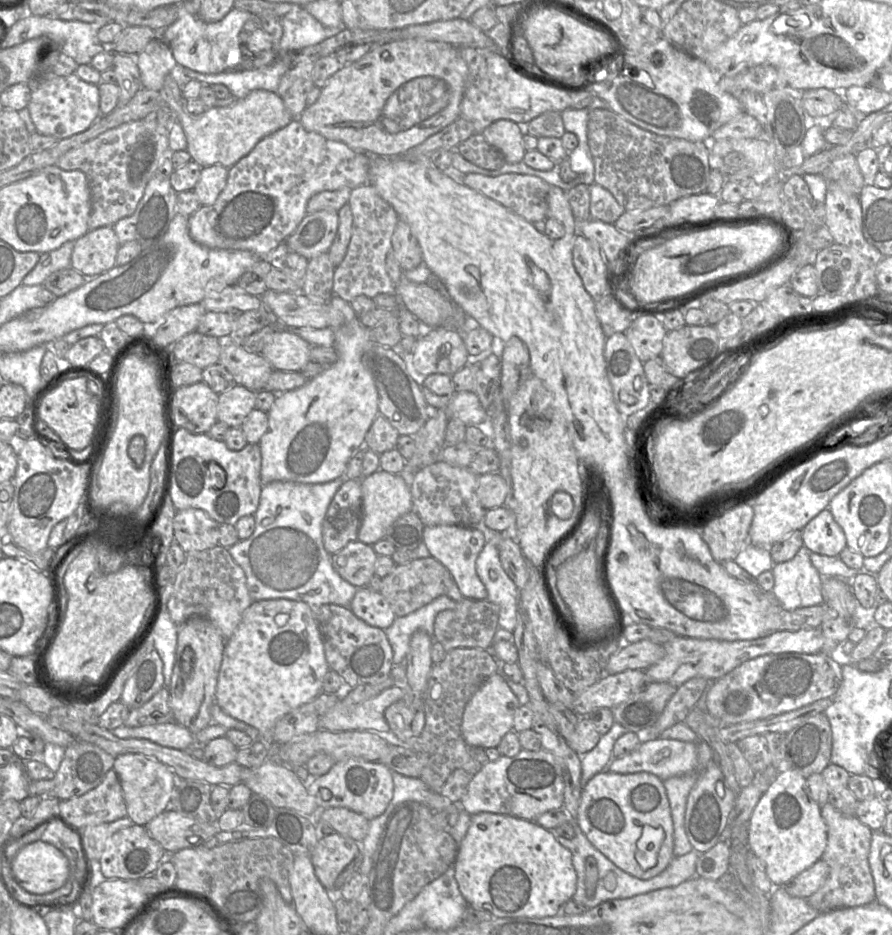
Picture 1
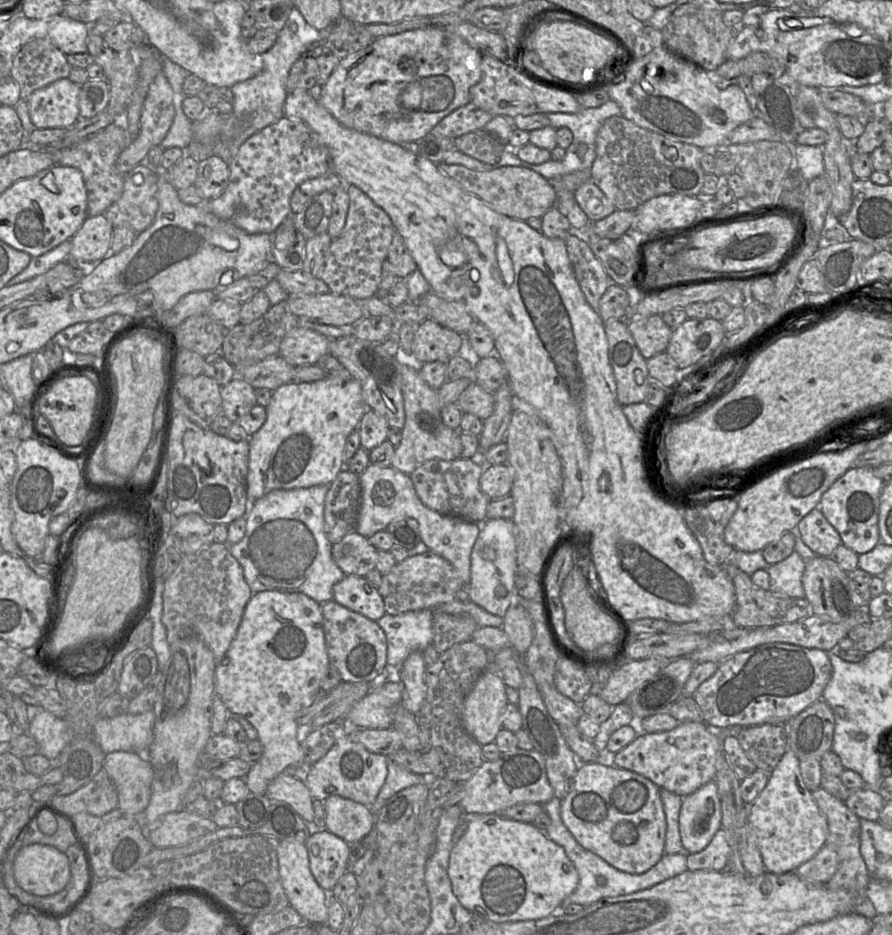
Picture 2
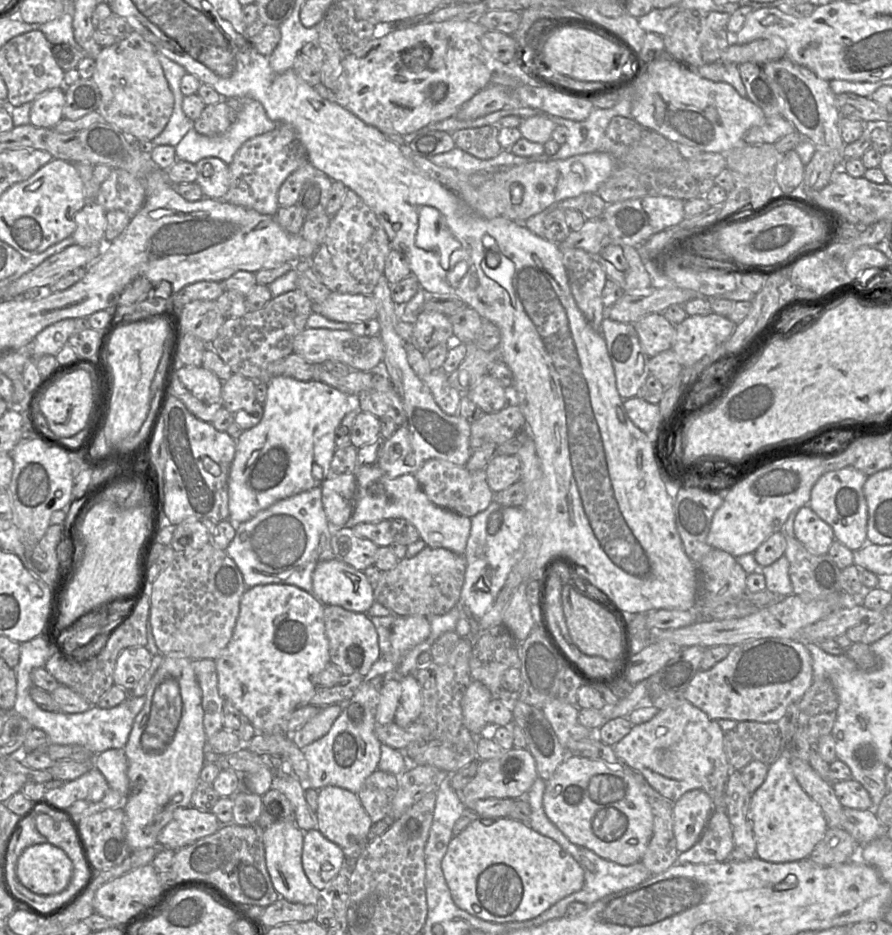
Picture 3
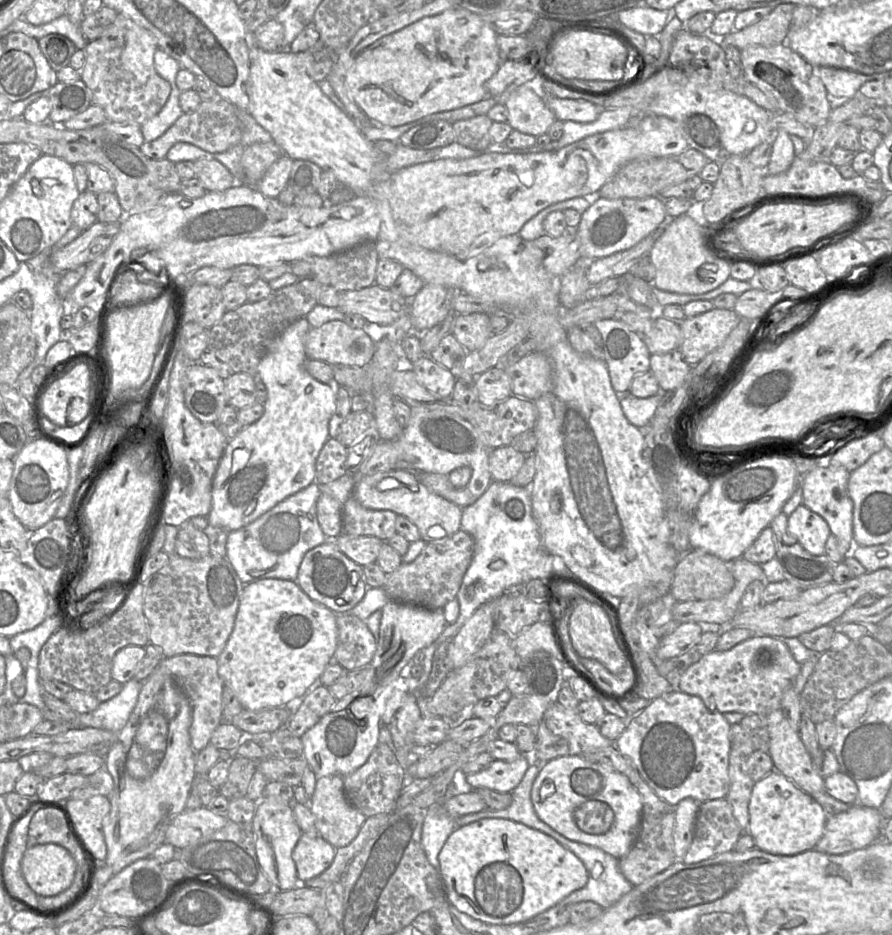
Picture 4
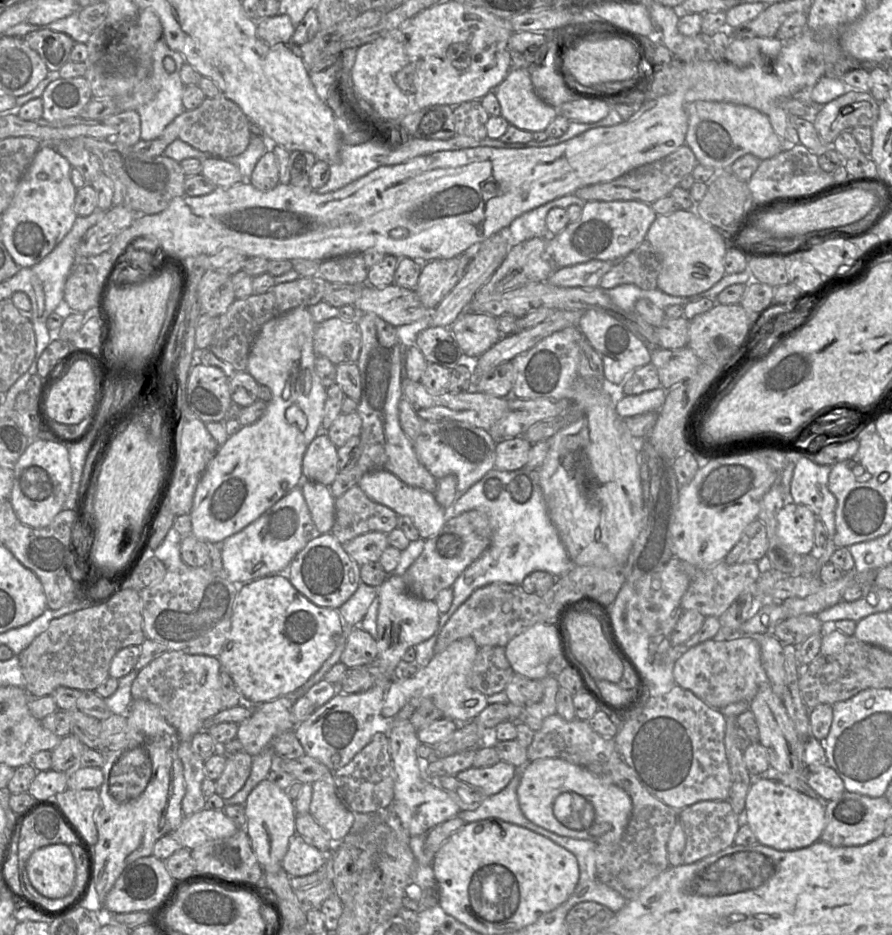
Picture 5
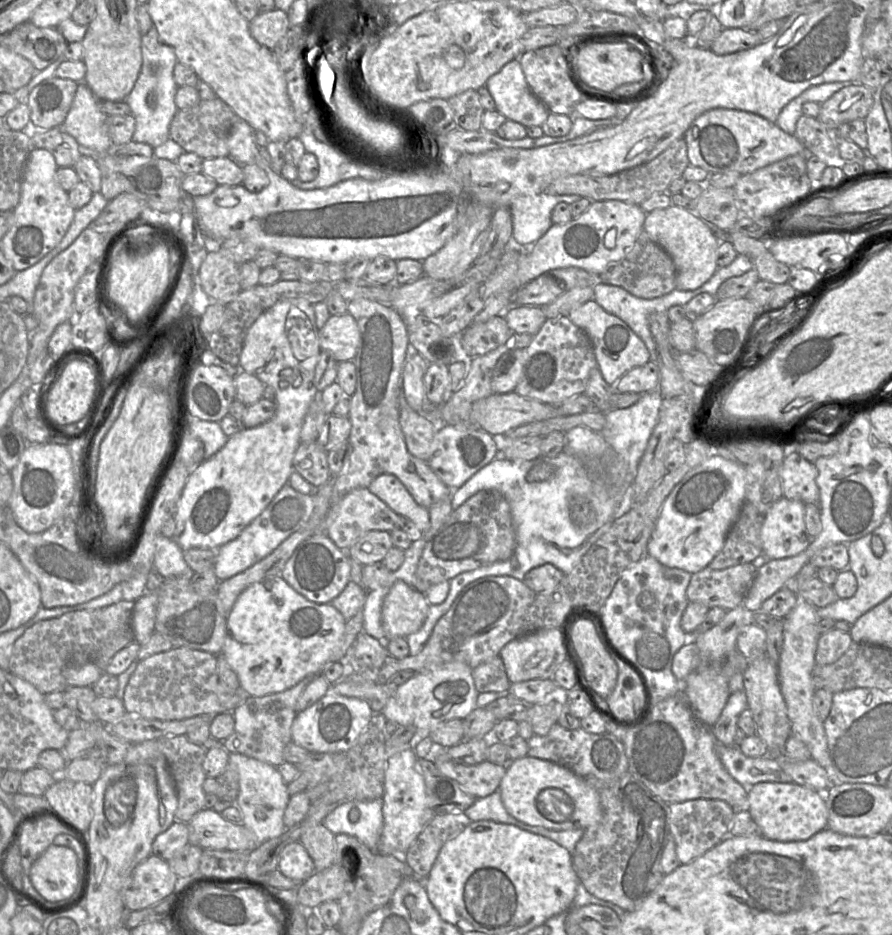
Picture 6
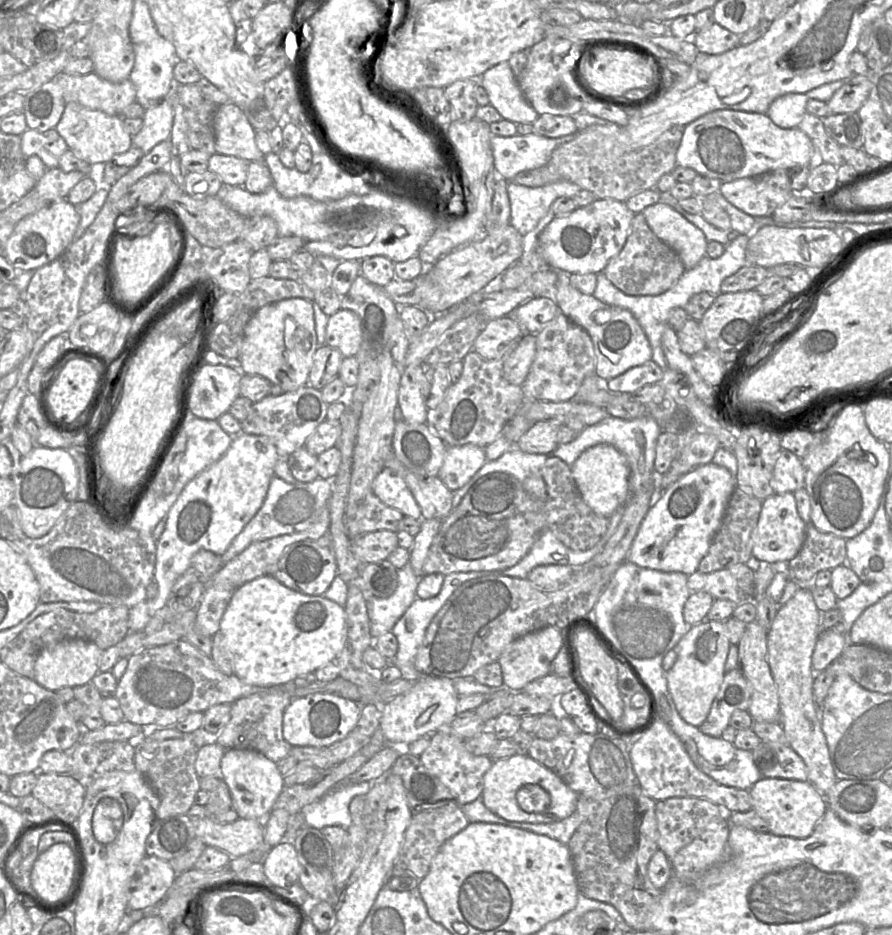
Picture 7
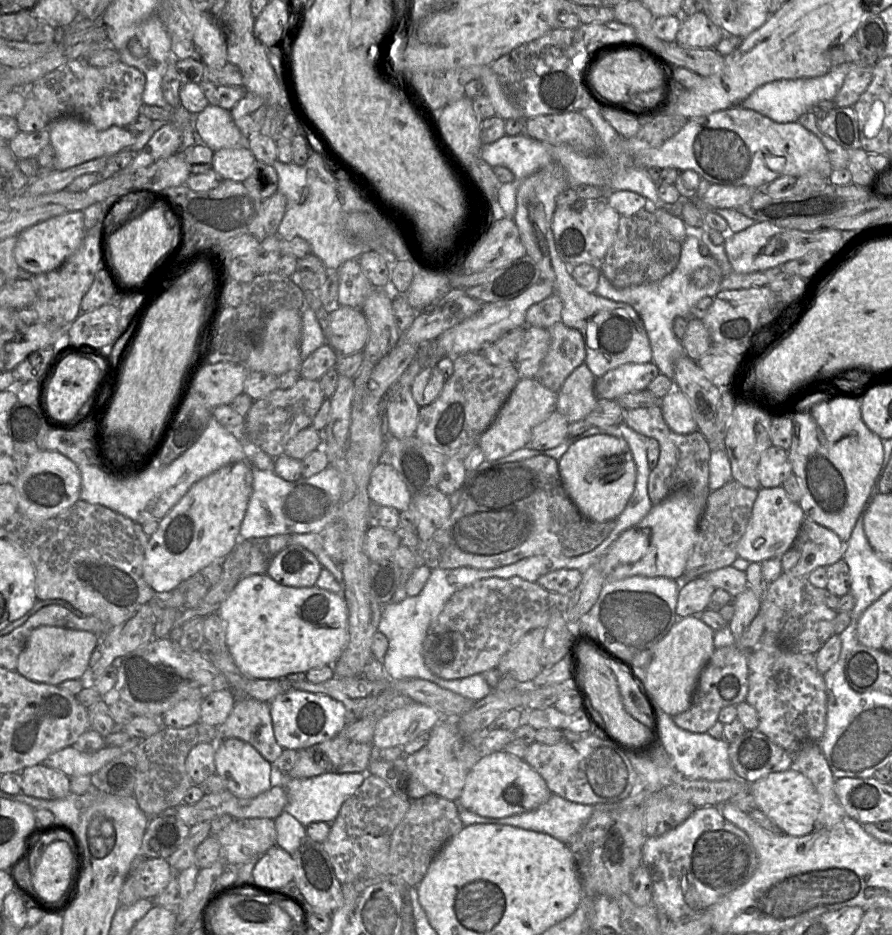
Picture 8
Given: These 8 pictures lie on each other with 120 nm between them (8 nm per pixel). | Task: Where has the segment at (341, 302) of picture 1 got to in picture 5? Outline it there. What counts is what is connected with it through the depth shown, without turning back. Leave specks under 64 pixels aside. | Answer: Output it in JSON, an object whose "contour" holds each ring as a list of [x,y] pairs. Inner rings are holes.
{"contour":[[[308,307],[294,308],[262,326],[249,353],[246,371],[254,377],[258,384],[266,385],[271,389],[272,399],[267,403],[267,409],[259,420],[242,426],[239,432],[228,437],[202,475],[196,487],[189,514],[192,535],[196,538],[210,545],[221,545],[225,539],[258,519],[295,487],[300,487],[303,480],[303,456],[309,444],[319,435],[327,391],[315,368],[317,355],[314,351],[314,332],[316,326]]]}

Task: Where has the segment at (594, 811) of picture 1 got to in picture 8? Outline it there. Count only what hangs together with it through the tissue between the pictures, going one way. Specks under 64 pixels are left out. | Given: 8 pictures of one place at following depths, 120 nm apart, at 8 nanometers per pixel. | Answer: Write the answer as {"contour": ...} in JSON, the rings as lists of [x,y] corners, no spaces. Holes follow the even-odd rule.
{"contour":[[[501,750],[483,755],[473,766],[457,802],[480,816],[504,818],[532,811],[551,795],[545,780],[524,759]]]}

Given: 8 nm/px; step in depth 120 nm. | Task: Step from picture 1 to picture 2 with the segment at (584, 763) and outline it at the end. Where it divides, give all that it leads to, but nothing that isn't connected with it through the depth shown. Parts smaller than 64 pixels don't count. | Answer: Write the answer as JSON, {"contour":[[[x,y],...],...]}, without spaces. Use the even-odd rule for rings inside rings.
{"contour":[[[626,702],[613,707],[610,717],[600,724],[600,730],[593,742],[600,754],[597,762],[614,765],[607,750],[607,742],[611,734],[622,726],[630,725],[634,718],[633,712]]]}

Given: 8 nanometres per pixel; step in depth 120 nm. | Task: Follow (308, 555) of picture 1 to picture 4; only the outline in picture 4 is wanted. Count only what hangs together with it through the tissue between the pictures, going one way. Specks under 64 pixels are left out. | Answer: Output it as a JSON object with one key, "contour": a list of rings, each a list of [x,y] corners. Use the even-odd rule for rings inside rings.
{"contour":[[[313,482],[247,526],[229,532],[226,558],[244,585],[267,578],[296,581],[306,552],[328,540],[317,520],[316,505],[320,495],[320,485]]]}

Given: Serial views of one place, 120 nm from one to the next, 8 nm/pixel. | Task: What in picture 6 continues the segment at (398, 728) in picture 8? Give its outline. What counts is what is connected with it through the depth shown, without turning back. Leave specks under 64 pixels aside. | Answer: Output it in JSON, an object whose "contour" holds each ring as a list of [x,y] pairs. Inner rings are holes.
{"contour":[[[449,662],[427,672],[416,673],[404,684],[397,687],[382,709],[387,720],[400,726],[413,725],[417,729],[431,732],[437,726],[451,719],[464,720],[477,708],[477,691],[473,669],[463,662]]]}

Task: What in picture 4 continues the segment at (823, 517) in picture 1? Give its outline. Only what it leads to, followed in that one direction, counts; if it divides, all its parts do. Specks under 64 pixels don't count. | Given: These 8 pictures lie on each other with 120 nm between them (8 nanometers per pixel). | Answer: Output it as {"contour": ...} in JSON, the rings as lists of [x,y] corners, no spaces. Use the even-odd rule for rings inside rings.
{"contour":[[[800,505],[787,517],[787,528],[808,553],[814,556],[825,554],[825,543],[831,531],[821,516]]]}

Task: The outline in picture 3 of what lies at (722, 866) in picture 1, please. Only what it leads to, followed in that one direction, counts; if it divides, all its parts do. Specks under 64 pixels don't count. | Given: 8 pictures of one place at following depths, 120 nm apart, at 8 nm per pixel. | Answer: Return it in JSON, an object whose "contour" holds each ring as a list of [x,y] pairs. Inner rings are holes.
{"contour":[[[713,809],[693,847],[678,855],[678,864],[724,862],[734,849],[733,830],[725,810]]]}

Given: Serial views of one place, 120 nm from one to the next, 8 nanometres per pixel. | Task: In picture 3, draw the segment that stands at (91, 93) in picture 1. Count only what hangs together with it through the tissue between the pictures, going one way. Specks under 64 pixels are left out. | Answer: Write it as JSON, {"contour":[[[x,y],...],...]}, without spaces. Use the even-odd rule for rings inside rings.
{"contour":[[[54,88],[40,94],[32,102],[30,124],[36,127],[54,128],[63,119],[64,105],[64,88]]]}

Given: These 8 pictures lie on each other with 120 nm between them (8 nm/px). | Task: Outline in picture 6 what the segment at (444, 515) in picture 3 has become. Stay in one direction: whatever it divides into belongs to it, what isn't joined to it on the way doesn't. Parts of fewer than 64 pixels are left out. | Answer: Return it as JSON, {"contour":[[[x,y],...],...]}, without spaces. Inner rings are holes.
{"contour":[[[381,474],[370,483],[368,489],[396,514],[411,520],[422,533],[429,529],[429,509],[417,504],[396,476]]]}

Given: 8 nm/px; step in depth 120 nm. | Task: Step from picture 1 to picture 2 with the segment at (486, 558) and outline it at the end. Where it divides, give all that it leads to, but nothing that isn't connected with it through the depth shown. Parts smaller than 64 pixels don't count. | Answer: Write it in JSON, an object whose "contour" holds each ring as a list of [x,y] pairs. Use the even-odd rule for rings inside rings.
{"contour":[[[487,518],[481,523],[479,535],[471,551],[470,580],[464,586],[469,595],[469,601],[493,615],[504,617],[510,605],[520,600],[515,587],[516,576],[516,537],[513,521]],[[485,546],[495,550],[496,557],[493,561],[482,559],[481,549]]]}

